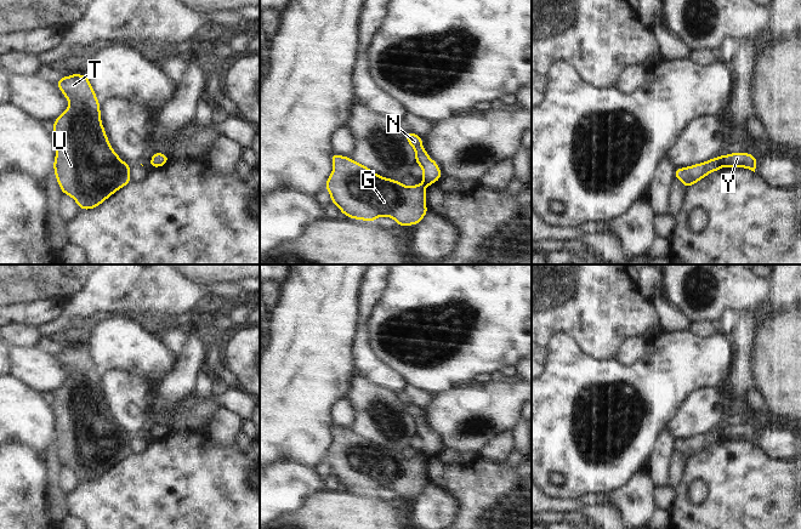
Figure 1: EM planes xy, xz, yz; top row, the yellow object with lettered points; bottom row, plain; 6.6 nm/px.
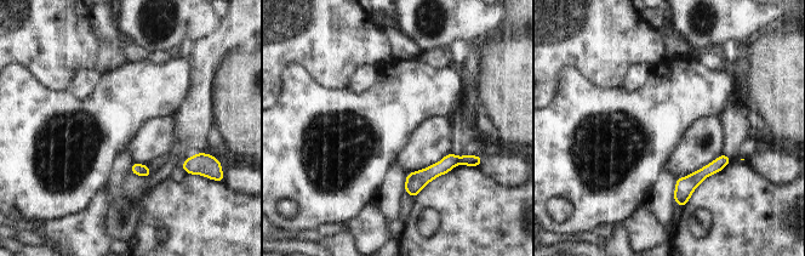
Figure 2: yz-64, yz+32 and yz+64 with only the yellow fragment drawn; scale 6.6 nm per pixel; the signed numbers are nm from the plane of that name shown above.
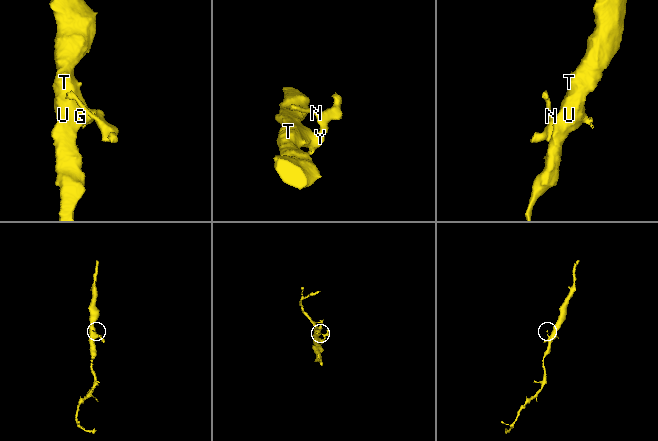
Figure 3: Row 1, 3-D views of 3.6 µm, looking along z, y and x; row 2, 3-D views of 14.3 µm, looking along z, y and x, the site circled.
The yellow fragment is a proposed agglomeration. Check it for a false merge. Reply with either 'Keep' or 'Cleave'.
Cleave.

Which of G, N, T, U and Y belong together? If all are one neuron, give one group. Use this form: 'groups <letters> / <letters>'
groups G T U Y / N

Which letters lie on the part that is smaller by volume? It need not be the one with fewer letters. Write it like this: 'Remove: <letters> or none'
Remove: N

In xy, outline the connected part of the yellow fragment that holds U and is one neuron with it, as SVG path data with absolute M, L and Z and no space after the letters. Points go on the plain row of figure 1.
M80 345L62 348L56 358L69 377L53 392L51 405L56 419L53 444L62 465L72 468L80 482L91 482L131 454L129 444L131 437L124 434L109 416L100 387L100 372L89 348Z

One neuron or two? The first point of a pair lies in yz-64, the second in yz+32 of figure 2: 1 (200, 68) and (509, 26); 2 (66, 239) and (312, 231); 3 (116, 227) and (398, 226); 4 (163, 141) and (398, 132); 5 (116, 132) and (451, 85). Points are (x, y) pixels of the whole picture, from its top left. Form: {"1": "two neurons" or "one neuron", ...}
{"1": "one neuron", "2": "two neurons", "3": "one neuron", "4": "two neurons", "5": "one neuron"}

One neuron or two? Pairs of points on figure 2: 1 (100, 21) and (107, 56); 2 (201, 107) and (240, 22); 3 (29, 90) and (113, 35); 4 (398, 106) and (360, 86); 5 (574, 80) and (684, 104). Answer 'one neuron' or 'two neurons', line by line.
1: one neuron
2: one neuron
3: two neurons
4: two neurons
5: one neuron

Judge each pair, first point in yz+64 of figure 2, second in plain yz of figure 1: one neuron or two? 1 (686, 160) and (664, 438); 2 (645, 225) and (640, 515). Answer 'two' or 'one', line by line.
1: two
2: one

